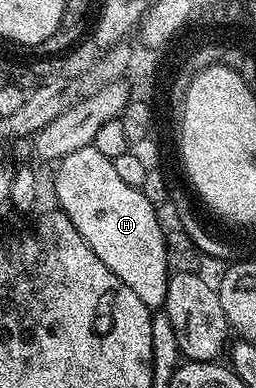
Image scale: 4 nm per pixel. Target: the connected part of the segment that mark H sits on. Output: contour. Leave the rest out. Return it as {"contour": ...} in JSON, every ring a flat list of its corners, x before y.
{"contour":[[92,144,63,157,55,169,59,212,65,213,70,223,78,227,78,235,86,239,94,255,98,255,98,259,102,259,102,263,106,263,106,267,110,267,110,271,114,271,114,275,118,275,118,279,122,279,122,283,126,283,126,287,130,287,130,291,134,291,134,295,138,295,138,299,142,299,149,310,159,310,166,299,170,266,167,261,167,245,164,242,165,232,142,189,135,189,130,187,130,183,125,183,118,171,114,171,112,158,102,155,102,151,98,151]]}

